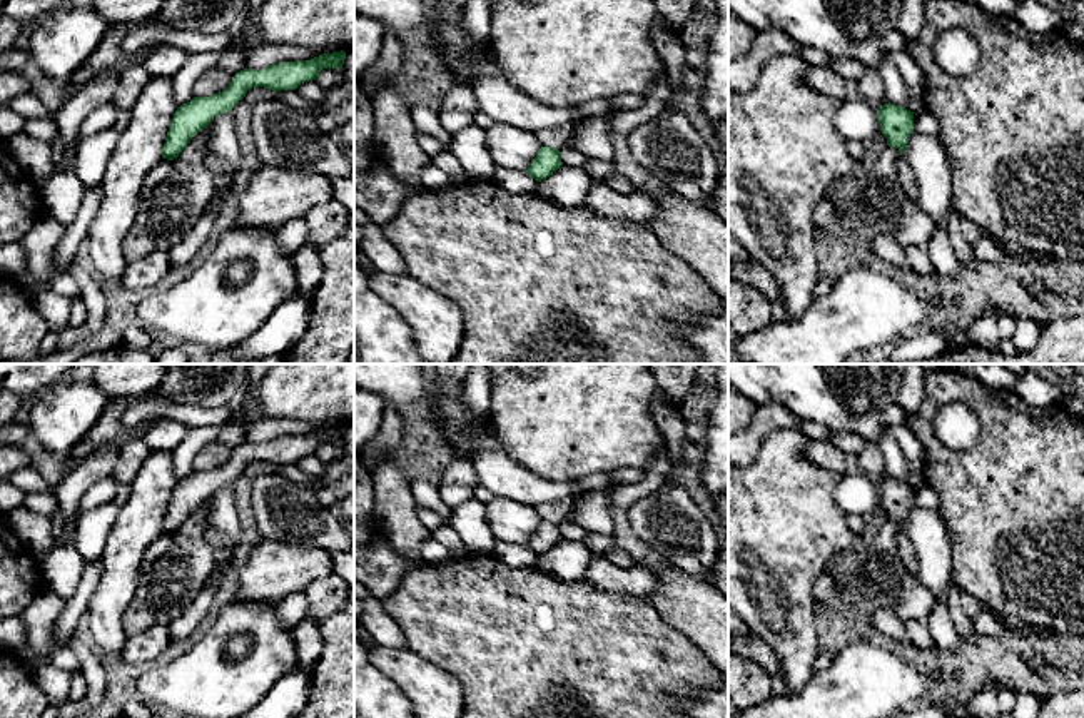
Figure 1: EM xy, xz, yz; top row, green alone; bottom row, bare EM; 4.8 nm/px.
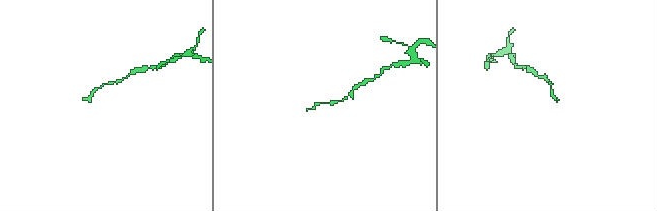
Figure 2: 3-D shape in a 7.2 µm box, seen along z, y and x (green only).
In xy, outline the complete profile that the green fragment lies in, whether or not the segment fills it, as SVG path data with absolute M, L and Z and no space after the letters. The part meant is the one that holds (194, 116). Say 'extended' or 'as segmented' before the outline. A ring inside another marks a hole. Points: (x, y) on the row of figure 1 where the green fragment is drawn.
as segmented | M341 50L311 60L279 62L262 70L246 67L232 77L225 90L209 97L194 97L175 110L164 144L164 159L177 159L197 132L204 130L215 115L232 110L249 88L296 90L301 83L316 80L322 68L342 67L344 58L346 52Z

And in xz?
as segmented | M543 147L538 150L536 157L528 167L528 174L536 180L541 182L543 179L550 177L563 165L560 150L553 147Z

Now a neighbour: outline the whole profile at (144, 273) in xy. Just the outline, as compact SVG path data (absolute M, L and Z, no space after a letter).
M154 250L145 257L127 262L117 284L134 291L155 289L157 282L167 274L170 267L169 252Z

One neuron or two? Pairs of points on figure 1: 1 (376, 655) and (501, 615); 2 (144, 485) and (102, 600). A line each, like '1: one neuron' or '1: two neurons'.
1: two neurons
2: one neuron

